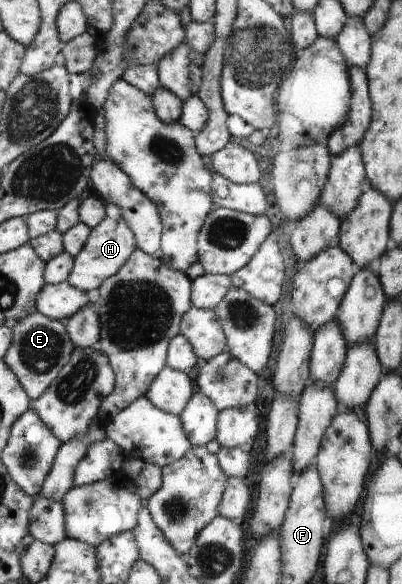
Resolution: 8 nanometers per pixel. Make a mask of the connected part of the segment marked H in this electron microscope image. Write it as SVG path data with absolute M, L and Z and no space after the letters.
M107 199L104 201L106 203L106 219L92 231L86 249L76 258L74 273L70 278L71 284L87 293L97 290L111 277L118 275L123 267L130 263L135 251L139 248L136 232L125 218L124 210Z

